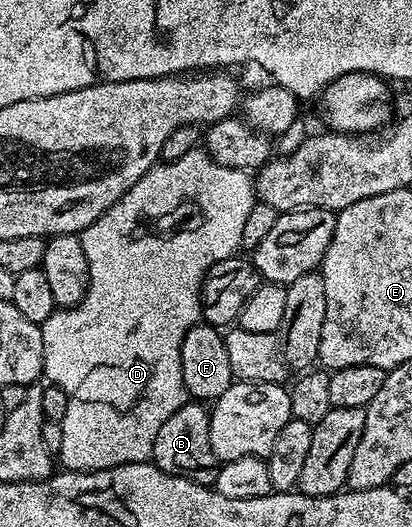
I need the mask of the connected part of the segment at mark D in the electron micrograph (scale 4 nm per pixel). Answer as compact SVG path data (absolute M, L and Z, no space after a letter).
M203 150L182 154L175 162L157 163L153 171L147 172L110 210L106 210L90 226L79 233L82 250L86 250L88 263L88 289L78 306L61 308L50 314L46 322L40 325L42 334L42 354L44 355L44 376L53 384L57 384L68 395L66 414L58 423L62 426L62 450L58 457L61 469L70 472L97 472L103 468L117 468L123 464L143 464L151 461L154 450L154 438L158 430L162 430L162 422L174 414L186 403L186 393L182 382L182 358L180 347L182 338L196 324L201 323L200 287L204 285L204 275L218 262L237 255L241 251L242 229L246 226L246 218L250 210L258 202L254 180L248 172L234 170L230 166L215 164L212 157Z

